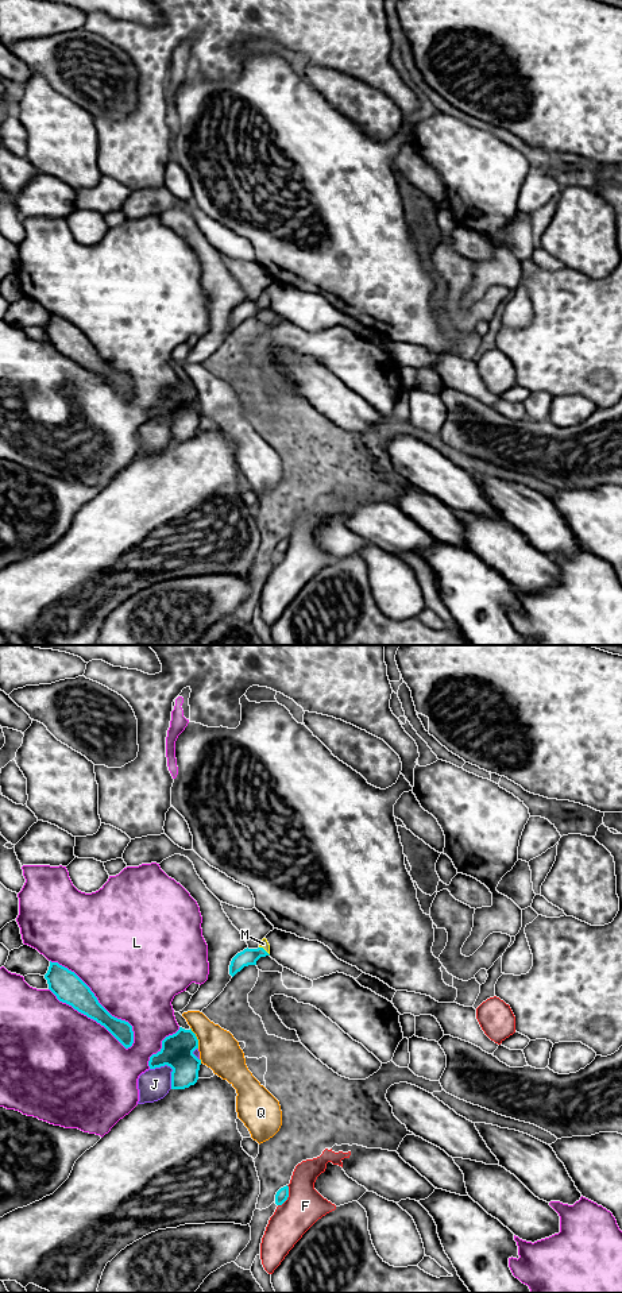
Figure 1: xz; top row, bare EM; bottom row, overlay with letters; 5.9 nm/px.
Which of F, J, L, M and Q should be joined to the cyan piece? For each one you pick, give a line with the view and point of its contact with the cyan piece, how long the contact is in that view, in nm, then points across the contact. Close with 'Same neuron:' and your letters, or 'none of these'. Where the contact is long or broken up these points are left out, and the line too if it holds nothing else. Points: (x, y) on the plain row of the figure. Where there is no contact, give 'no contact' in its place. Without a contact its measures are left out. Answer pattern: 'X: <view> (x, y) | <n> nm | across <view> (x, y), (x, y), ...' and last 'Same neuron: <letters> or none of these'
M: xz (265, 303) | 80 nm | across xz (247, 309), (265, 303), (263, 296)
Same neuron: M

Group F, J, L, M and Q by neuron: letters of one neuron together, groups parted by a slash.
F / J / L / M / Q

